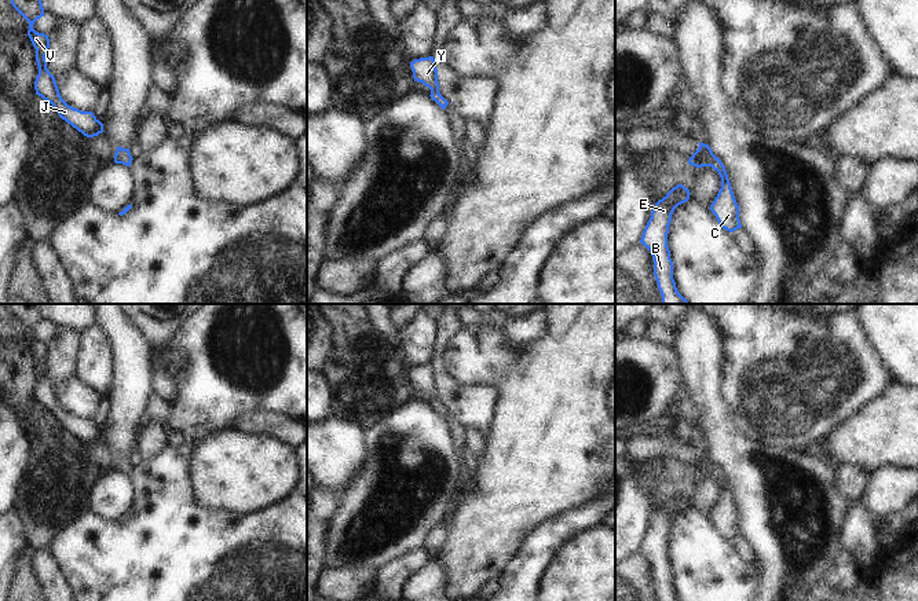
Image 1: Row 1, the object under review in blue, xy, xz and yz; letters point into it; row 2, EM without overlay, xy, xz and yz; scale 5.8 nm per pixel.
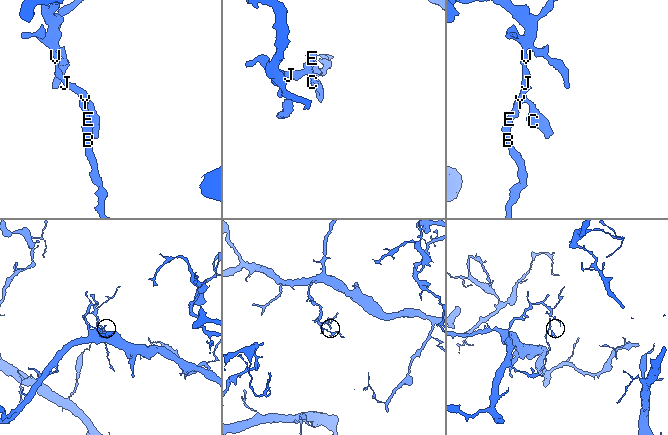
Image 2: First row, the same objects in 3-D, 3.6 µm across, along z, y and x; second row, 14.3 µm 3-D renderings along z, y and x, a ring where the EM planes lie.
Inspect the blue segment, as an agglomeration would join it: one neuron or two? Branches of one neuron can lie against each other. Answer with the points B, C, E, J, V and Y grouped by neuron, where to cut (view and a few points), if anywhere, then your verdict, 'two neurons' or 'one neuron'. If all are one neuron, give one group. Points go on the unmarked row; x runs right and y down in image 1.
B C E J V Y; no cut; one neuron

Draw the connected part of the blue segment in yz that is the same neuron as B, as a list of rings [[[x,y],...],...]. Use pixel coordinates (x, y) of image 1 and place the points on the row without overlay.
[[[683,492],[673,495],[659,507],[643,539],[640,551],[651,561],[654,568],[654,583],[661,601],[679,601],[673,587],[673,569],[668,554],[669,534],[674,517],[690,507],[690,498]]]

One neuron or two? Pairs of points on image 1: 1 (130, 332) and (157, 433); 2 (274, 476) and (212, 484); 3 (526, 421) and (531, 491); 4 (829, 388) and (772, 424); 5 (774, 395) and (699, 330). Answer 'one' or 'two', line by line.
1: two
2: one
3: one
4: one
5: two

